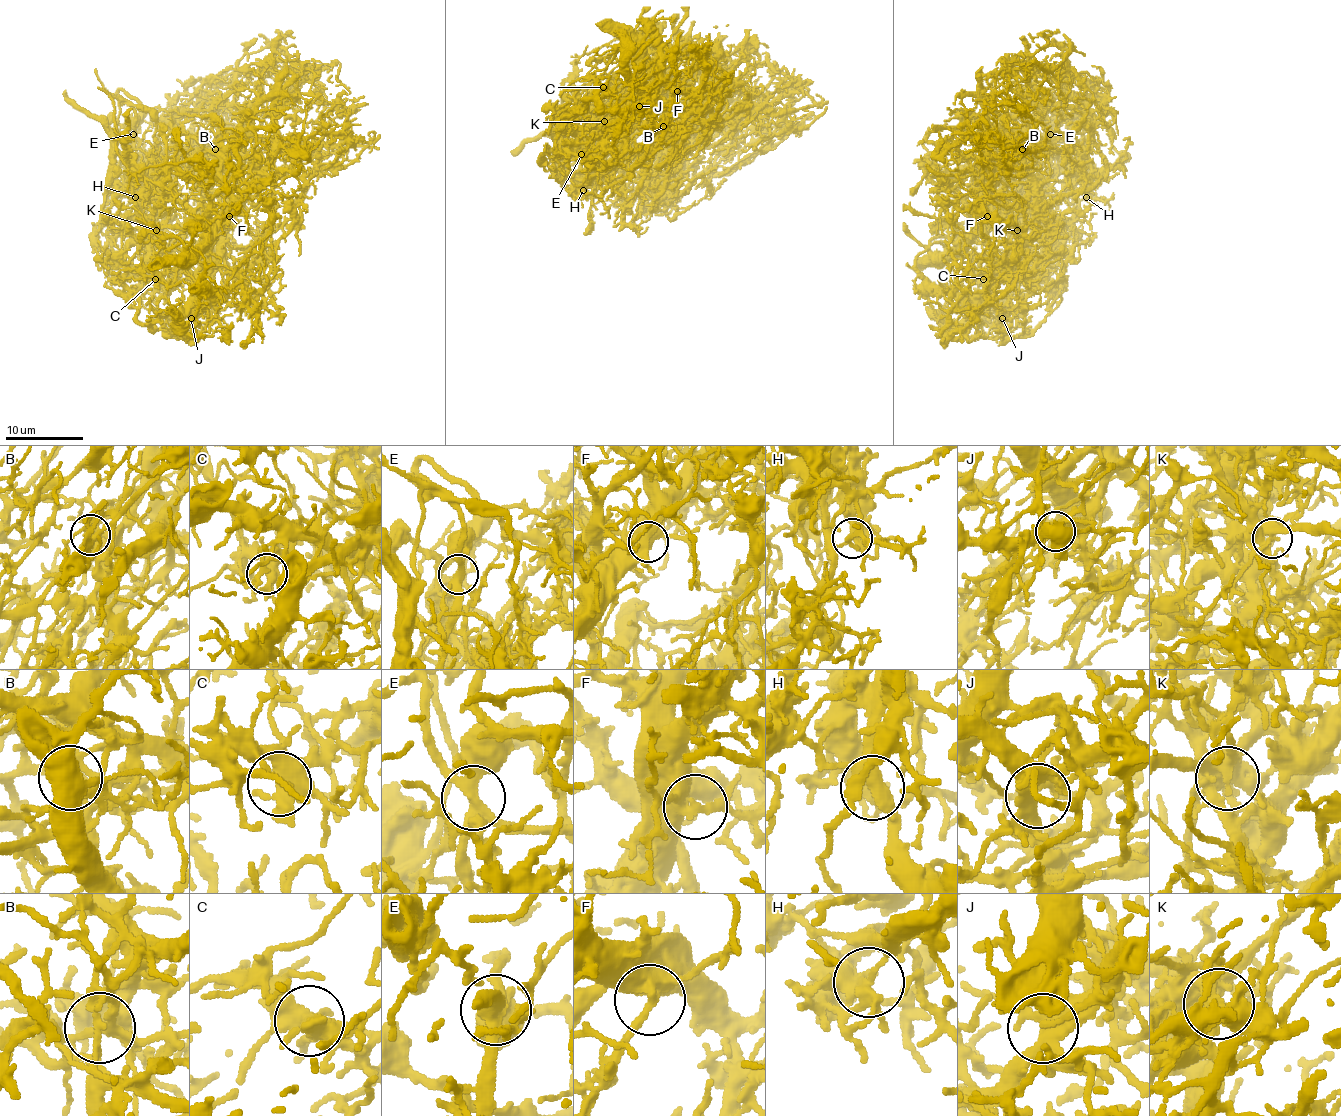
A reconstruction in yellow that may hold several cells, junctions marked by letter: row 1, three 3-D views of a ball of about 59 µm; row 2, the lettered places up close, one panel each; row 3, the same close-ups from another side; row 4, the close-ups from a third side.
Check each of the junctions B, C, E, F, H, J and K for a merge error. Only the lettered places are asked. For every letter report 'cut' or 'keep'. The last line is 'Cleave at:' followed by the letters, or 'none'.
B: cut
C: keep
E: cut
F: keep
H: cut
J: keep
K: cut
Cleave at: B, E, H, K

